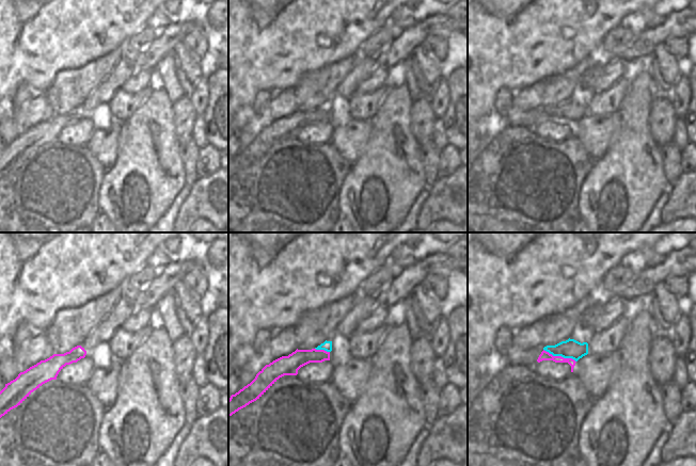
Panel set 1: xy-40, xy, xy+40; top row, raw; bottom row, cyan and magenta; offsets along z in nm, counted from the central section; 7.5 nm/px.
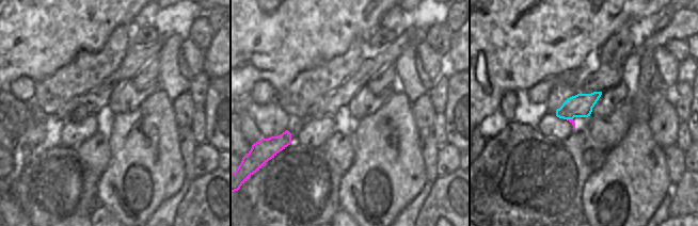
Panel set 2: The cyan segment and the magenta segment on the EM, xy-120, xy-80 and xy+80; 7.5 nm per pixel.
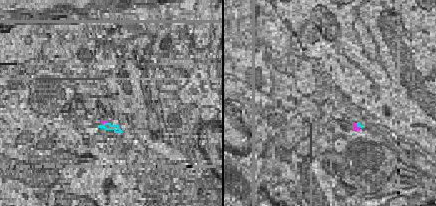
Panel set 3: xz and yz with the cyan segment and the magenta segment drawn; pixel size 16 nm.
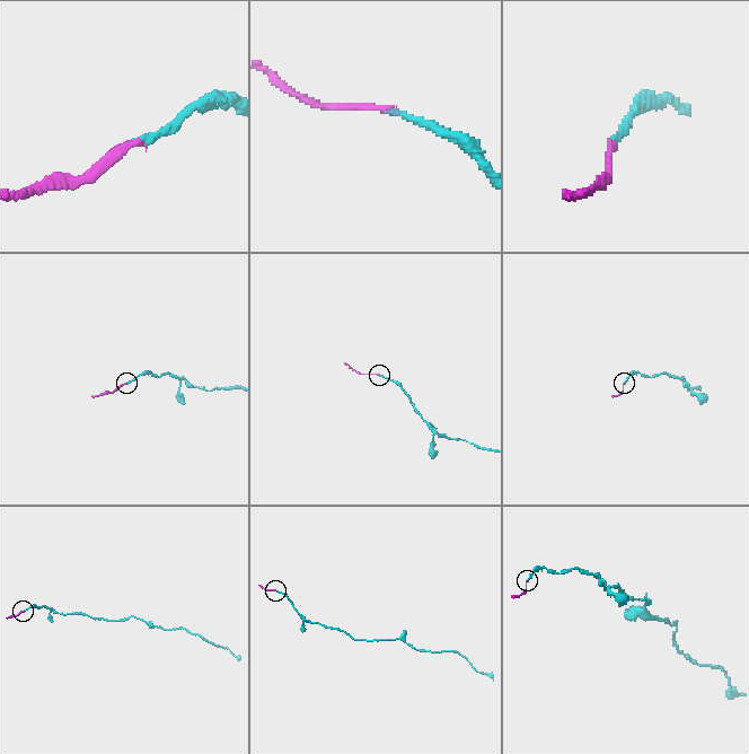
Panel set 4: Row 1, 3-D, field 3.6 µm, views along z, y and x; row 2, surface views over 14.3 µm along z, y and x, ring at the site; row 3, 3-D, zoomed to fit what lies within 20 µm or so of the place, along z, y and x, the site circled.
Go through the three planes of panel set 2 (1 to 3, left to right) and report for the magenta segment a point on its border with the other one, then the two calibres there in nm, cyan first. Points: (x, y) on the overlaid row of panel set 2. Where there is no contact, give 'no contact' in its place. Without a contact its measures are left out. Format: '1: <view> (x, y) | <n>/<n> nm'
1: no contact
2: no contact
3: xy+80 (569, 118) | 180/30 nm

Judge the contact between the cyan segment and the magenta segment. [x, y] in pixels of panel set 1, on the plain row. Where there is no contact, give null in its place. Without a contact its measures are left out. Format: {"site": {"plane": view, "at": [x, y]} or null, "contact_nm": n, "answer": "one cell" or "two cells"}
{"site": {"plane": "xy+40", "at": [559, 116]}, "contact_nm": 260, "answer": "one cell"}

